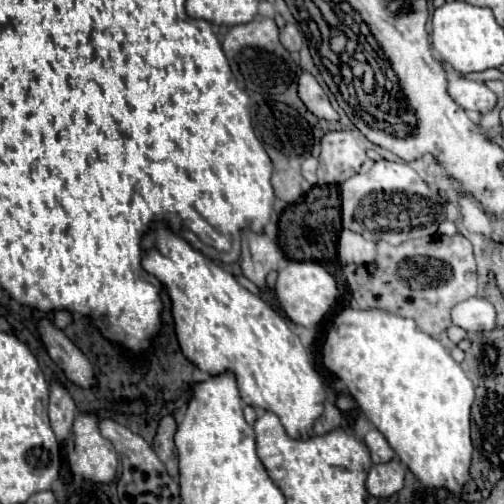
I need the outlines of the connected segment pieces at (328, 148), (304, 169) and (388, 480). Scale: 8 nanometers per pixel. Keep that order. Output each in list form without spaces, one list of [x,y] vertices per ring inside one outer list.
[[[329,131],[321,139],[321,155],[317,177],[319,183],[339,185],[353,177],[361,163],[365,161],[365,151],[357,143],[351,131]]]
[[[309,157],[309,159],[305,159],[303,161],[303,165],[301,165],[301,173],[303,173],[303,177],[311,183],[311,185],[315,185],[315,169],[317,169],[317,159],[315,157]]]
[[[395,459],[389,463],[373,465],[365,481],[367,493],[377,499],[389,499],[397,491],[401,491],[401,487],[403,487],[403,467]]]

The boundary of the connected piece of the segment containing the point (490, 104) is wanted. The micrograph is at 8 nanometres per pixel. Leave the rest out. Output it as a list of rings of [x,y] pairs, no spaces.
[[[465,77],[449,81],[449,95],[467,111],[489,113],[497,105],[497,95],[481,81],[471,81]]]

